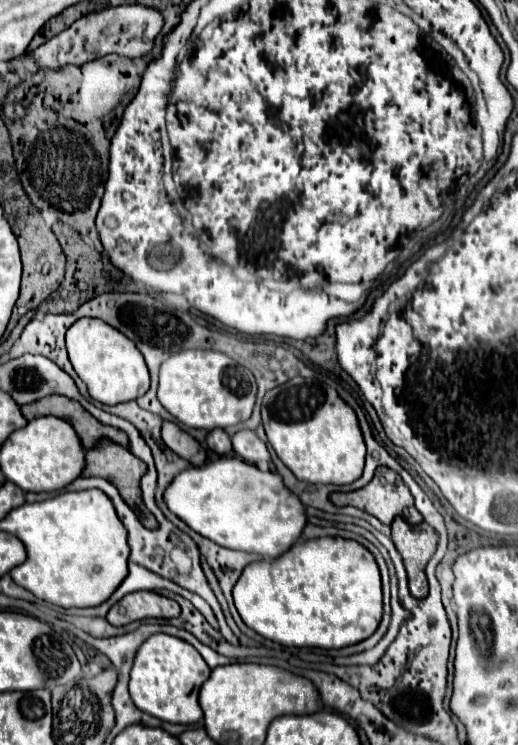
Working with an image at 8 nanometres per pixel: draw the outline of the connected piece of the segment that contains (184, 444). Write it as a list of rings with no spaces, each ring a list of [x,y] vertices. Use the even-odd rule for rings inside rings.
[[[164,422],[162,426],[164,444],[174,450],[180,458],[188,460],[192,466],[202,466],[206,460],[206,448],[198,444],[190,434],[180,430],[174,422]]]

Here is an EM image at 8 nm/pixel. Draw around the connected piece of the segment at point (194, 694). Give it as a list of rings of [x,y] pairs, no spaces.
[[[154,634],[140,646],[136,654],[130,672],[130,696],[142,712],[164,722],[196,724],[202,718],[198,692],[208,676],[210,668],[192,644],[168,634]]]

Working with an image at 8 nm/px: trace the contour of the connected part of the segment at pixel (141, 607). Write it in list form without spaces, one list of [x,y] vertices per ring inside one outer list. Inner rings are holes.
[[[132,592],[110,608],[106,620],[112,626],[126,626],[144,618],[174,618],[180,616],[178,602],[156,592]]]

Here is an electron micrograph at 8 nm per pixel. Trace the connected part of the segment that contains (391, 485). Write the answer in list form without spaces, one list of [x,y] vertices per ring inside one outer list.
[[[380,466],[372,478],[370,484],[366,484],[364,488],[360,490],[354,490],[354,492],[334,492],[330,496],[330,500],[336,504],[336,506],[356,506],[372,516],[376,516],[382,524],[392,524],[392,520],[400,514],[404,514],[404,518],[408,520],[408,524],[420,524],[422,522],[422,516],[420,512],[416,510],[414,506],[414,498],[408,490],[408,486],[404,484],[404,480],[390,468],[386,466]]]

